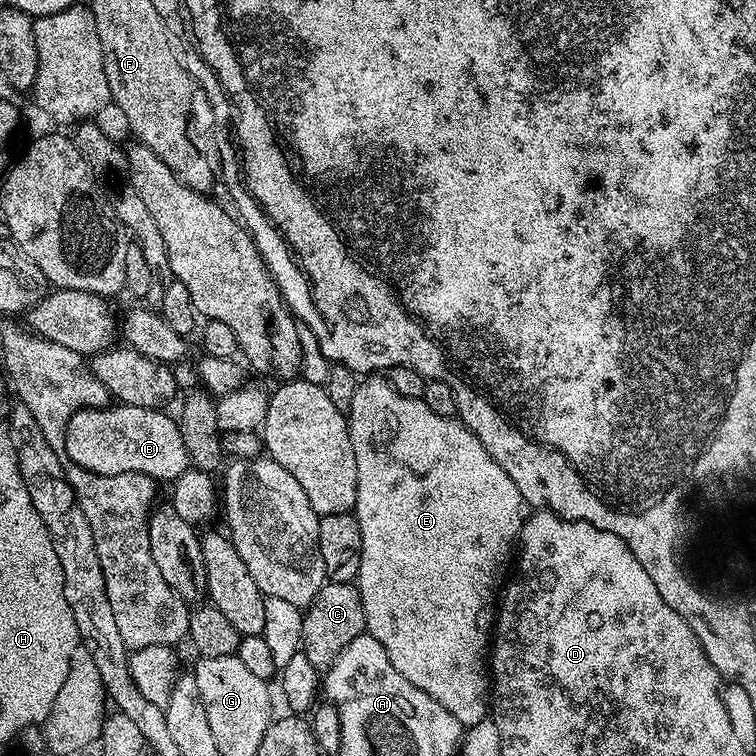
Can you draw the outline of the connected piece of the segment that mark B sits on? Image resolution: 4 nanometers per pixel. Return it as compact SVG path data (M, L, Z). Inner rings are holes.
M107 404L103 408L83 408L71 416L66 432L66 458L88 472L99 476L113 476L122 473L144 473L157 481L174 482L191 467L191 460L182 443L177 419L168 416L167 411L157 408L130 406L129 404Z

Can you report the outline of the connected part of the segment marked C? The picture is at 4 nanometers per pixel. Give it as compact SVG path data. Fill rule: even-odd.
M326 582L304 612L302 648L306 658L310 658L316 668L327 670L332 667L338 654L346 650L346 646L354 642L354 638L365 635L365 632L359 587L352 582Z

